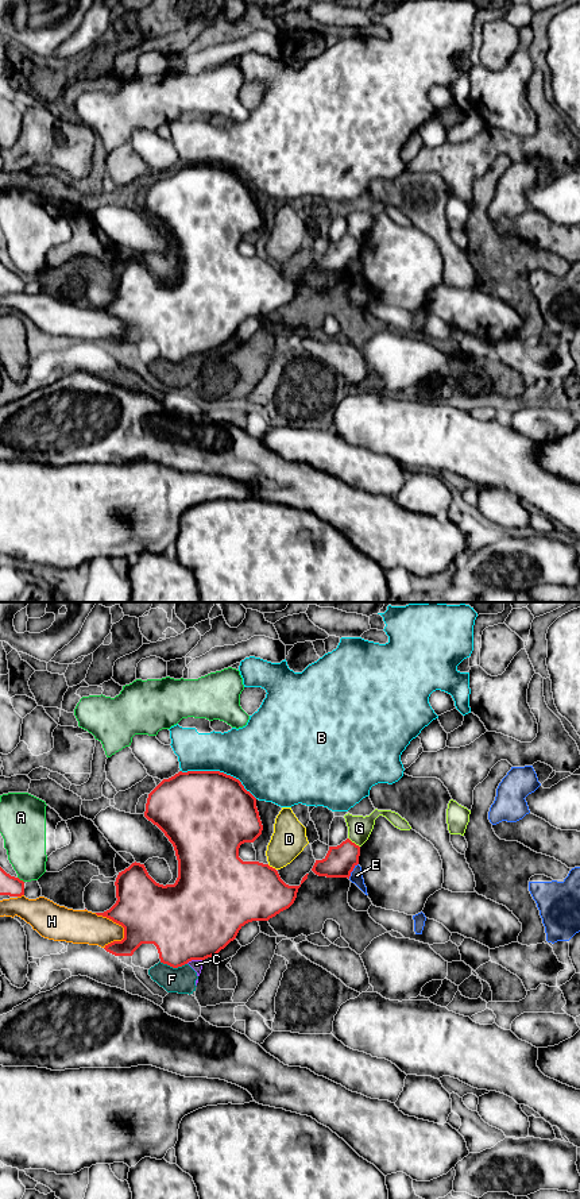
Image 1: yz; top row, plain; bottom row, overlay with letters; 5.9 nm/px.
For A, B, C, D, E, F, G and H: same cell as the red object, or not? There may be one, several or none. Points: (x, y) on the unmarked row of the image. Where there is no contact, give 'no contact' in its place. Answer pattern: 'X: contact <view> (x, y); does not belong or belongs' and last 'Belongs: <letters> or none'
A: contact yz (19, 274); does not belong
B: contact yz (219, 166); does not belong
C: contact yz (193, 354); does not belong
D: contact yz (271, 262); does not belong
E: contact yz (352, 265); does not belong
F: contact yz (173, 362); does not belong
G: contact yz (354, 238); belongs
H: contact yz (113, 316); does not belong
Belongs: G

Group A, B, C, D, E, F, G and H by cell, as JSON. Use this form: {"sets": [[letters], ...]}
{"sets": [["A"], ["B"], ["C", "F"], ["D"], ["E"], ["G"], ["H"]]}

